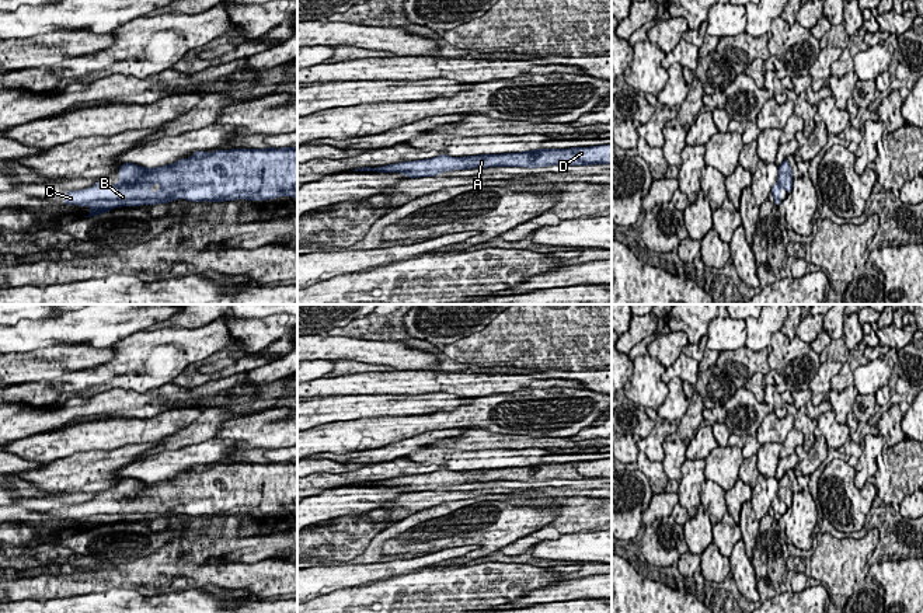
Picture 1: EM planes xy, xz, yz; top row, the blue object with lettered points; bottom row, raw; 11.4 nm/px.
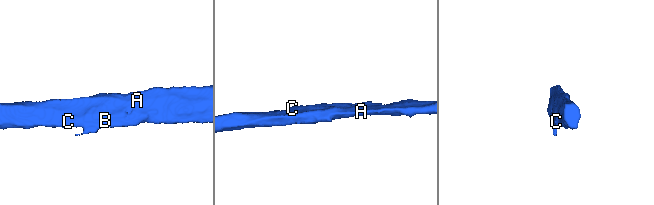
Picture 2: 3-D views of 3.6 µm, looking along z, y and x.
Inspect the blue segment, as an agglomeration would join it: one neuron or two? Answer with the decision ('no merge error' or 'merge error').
no merge error

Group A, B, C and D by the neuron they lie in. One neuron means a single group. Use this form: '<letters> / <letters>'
A B C D

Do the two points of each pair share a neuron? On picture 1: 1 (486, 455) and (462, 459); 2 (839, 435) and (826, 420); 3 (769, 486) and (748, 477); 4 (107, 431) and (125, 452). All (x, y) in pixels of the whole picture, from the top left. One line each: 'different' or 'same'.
1: same
2: same
3: different
4: different

